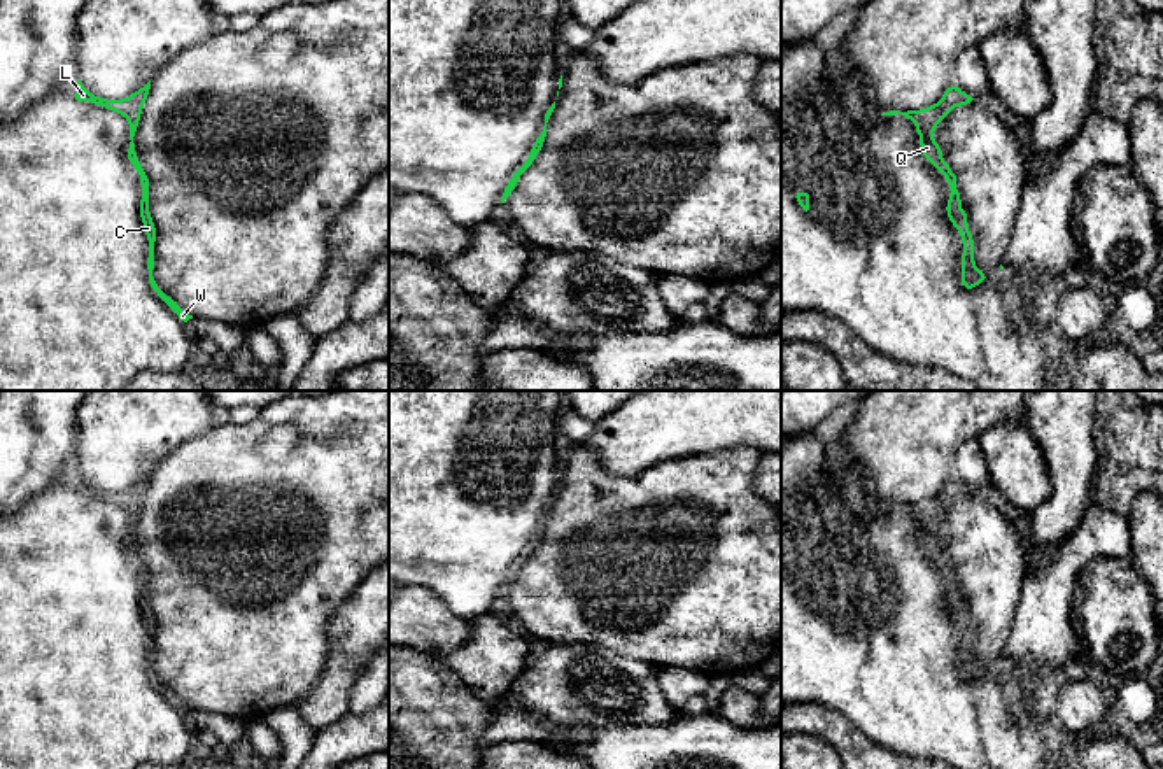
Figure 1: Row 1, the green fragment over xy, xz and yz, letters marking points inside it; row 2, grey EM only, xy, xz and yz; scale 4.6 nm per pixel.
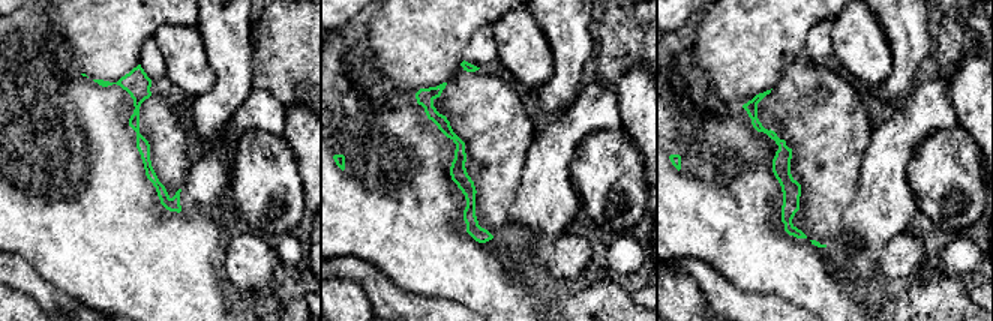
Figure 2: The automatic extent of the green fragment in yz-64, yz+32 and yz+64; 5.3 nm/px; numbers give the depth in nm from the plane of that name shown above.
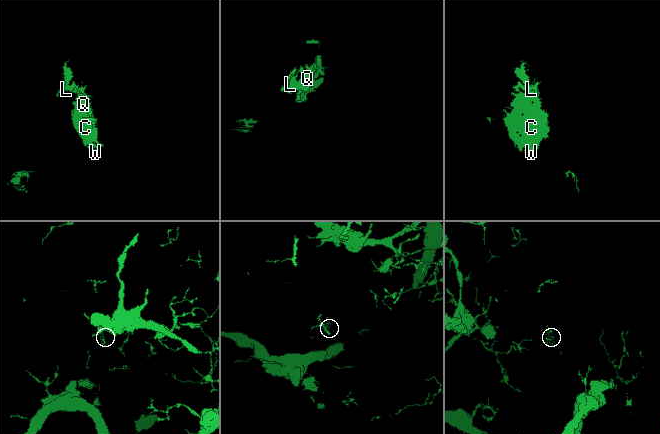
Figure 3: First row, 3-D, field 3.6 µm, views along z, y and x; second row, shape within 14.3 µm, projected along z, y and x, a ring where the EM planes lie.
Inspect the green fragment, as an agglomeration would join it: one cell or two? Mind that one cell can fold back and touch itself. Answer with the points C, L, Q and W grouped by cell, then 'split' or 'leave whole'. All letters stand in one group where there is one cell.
C L Q W; leave whole

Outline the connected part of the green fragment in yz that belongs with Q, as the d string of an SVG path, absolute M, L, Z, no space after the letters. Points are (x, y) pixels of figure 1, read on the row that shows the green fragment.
M951 86L944 91L942 98L920 110L890 110L881 116L895 116L902 114L907 119L911 119L916 126L916 131L920 135L920 145L923 156L946 177L949 184L949 200L948 200L948 217L953 222L953 226L960 231L962 243L963 243L963 254L962 254L962 286L967 289L972 289L979 286L986 277L984 273L976 266L974 261L974 240L969 231L967 224L967 214L962 208L960 193L956 189L956 175L951 172L949 165L944 161L939 144L934 138L934 131L937 124L955 109L970 103L974 98L969 96L965 91L962 91L956 86Z

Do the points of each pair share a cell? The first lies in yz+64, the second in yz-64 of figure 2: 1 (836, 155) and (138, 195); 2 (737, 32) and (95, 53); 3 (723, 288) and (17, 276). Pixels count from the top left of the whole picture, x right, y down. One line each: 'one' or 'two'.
1: two
2: one
3: one

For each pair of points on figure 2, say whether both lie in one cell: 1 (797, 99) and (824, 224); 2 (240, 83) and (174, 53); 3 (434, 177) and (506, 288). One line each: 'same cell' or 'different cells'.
1: same cell
2: different cells
3: same cell

